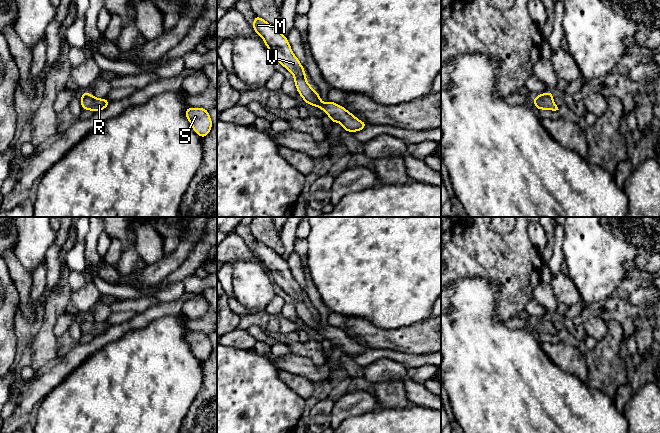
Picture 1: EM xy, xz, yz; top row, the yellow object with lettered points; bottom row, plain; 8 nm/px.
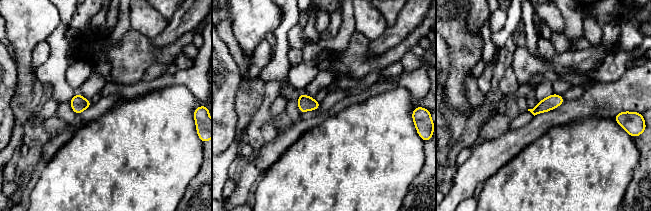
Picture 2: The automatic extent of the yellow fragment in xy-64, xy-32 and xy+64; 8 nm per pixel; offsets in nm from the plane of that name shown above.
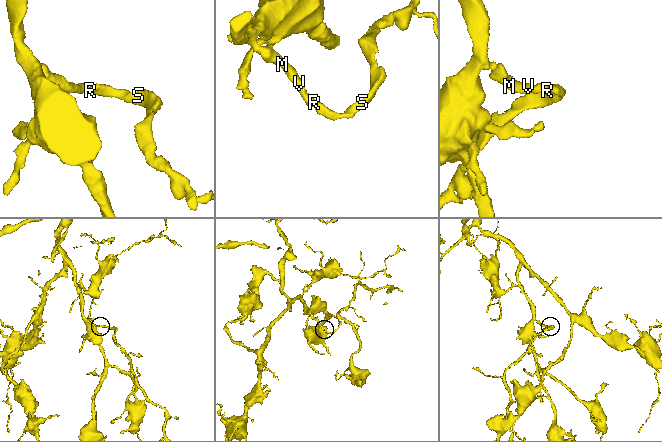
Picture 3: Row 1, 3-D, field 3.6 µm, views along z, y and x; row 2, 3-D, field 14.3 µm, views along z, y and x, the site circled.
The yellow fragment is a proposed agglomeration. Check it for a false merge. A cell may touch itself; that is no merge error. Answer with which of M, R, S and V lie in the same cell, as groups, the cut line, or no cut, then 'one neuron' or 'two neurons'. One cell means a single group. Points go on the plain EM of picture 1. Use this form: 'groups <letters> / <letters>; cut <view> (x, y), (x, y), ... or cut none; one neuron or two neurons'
groups M R S V; cut none; one neuron

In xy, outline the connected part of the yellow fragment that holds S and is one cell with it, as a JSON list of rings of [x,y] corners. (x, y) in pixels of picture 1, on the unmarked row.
[[[187,332],[184,339],[190,345],[193,354],[201,361],[206,361],[212,351],[208,334],[204,332]]]

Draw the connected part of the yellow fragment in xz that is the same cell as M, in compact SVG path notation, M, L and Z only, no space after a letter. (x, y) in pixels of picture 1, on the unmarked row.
M254 239L252 252L263 262L272 281L294 299L297 315L306 328L321 332L330 340L331 347L340 346L343 353L348 356L360 355L366 351L367 346L358 344L342 330L331 325L325 326L324 328L321 327L320 319L307 307L304 292L298 282L293 278L287 261L282 256L256 239Z

